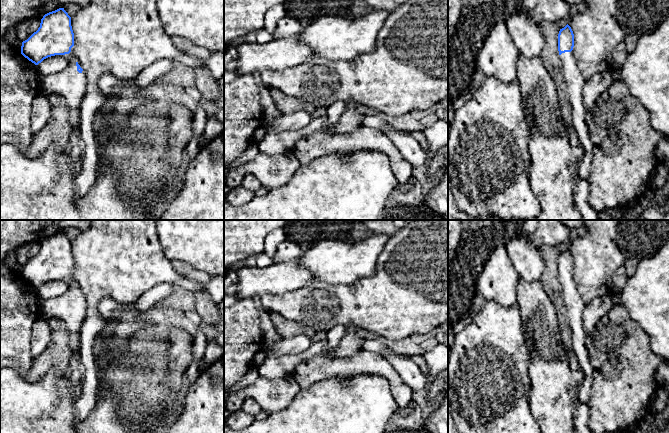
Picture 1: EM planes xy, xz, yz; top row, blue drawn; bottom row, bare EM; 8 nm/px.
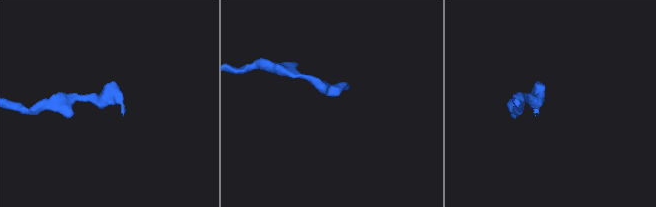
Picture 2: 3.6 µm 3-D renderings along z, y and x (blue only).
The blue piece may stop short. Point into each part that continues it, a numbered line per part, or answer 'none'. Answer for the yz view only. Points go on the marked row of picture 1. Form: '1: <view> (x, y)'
1: yz (575, 82)

